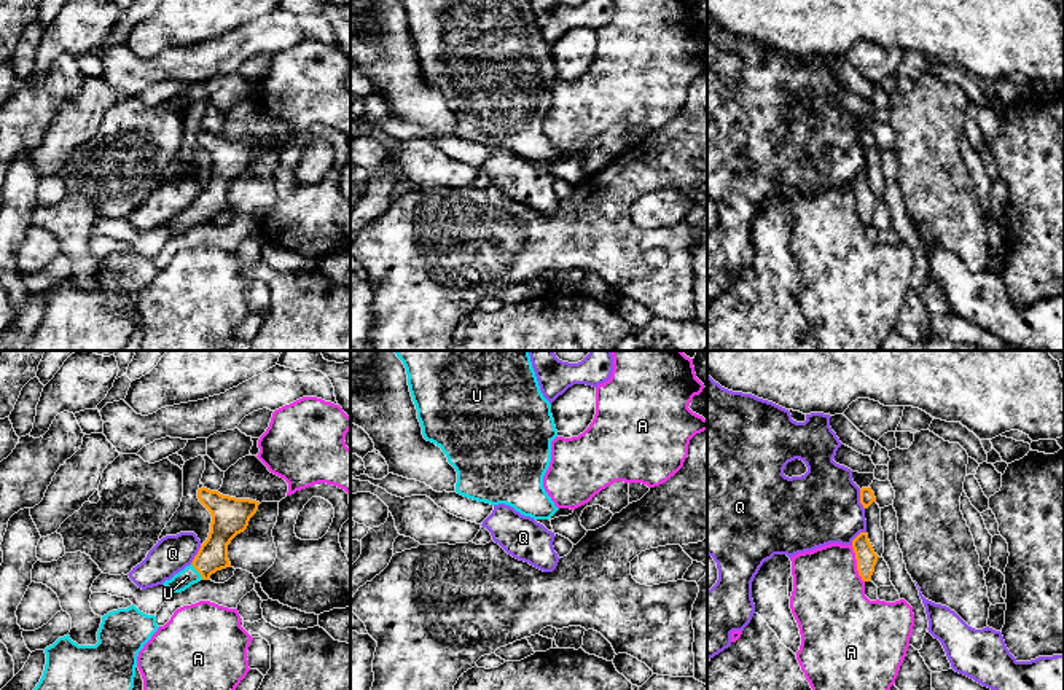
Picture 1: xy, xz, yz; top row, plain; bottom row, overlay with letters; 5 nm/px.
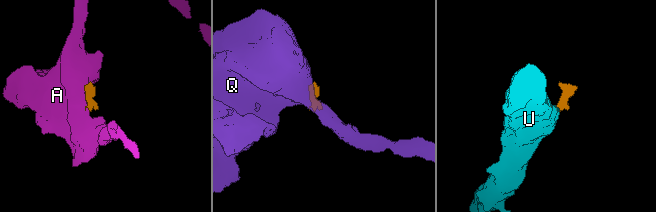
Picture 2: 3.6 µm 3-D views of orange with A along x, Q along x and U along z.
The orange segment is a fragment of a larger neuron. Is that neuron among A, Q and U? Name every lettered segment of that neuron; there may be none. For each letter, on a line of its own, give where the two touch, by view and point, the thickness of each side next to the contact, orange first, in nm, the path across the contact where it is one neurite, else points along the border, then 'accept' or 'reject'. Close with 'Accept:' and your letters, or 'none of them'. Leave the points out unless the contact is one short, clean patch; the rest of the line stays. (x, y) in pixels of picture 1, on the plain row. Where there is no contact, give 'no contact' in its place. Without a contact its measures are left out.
A: meets orange in yz at (857, 207); 100 nm thick on the orange side, 380 nm on the other; reject
Q: meets orange in yz at (860, 142); 80 nm thick on the orange side, 380 nm on the other; border along yz (859, 133), (859, 145), (864, 152); reject
U: meets orange in xy at (196, 212); 150 nm thick on the orange side, 90 nm on the other; runs through xy (212, 199), (196, 212), (187, 220); accept
Accept: U

